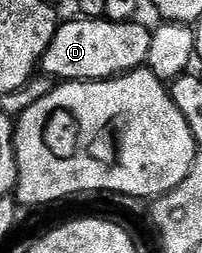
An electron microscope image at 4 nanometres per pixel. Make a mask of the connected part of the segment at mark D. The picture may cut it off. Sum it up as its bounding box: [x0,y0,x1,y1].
[41,17,151,83]

